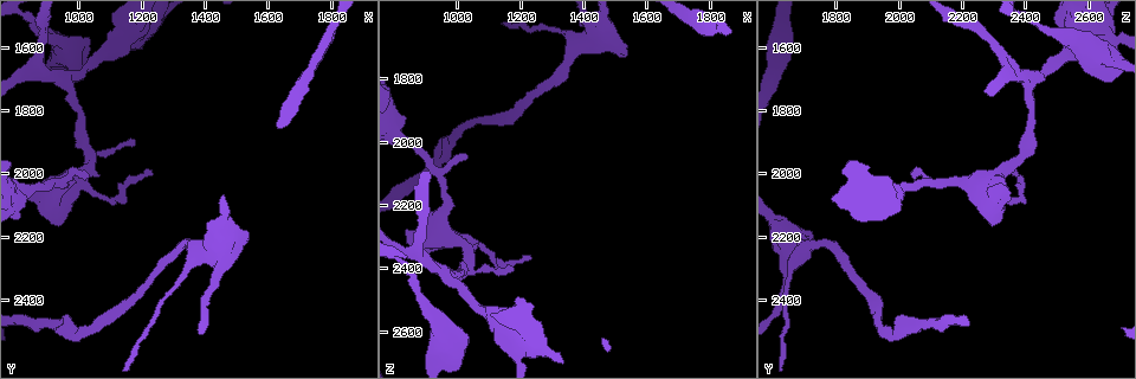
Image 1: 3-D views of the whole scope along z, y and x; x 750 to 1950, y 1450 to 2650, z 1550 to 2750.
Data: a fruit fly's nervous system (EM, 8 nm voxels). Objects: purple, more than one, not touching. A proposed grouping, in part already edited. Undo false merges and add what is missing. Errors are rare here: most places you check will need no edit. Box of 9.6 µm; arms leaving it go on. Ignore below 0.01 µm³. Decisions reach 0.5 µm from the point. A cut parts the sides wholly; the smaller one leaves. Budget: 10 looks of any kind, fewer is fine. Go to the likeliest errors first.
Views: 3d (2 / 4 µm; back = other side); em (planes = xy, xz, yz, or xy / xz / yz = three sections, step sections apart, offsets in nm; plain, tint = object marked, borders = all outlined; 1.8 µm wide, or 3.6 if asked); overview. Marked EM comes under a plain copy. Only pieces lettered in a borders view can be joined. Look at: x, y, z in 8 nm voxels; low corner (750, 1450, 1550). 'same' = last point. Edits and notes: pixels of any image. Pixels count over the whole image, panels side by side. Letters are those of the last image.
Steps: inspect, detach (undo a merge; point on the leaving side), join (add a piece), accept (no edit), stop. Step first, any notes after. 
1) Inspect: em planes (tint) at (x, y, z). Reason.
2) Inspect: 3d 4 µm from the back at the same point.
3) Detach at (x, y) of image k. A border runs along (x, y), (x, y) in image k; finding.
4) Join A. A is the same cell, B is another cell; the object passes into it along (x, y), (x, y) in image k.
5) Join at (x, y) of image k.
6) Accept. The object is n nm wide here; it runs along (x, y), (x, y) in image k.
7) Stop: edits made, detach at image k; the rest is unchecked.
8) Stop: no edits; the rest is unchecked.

Inspect: em planes (borders) at (1800, 1580, 1660). Branch stops here.

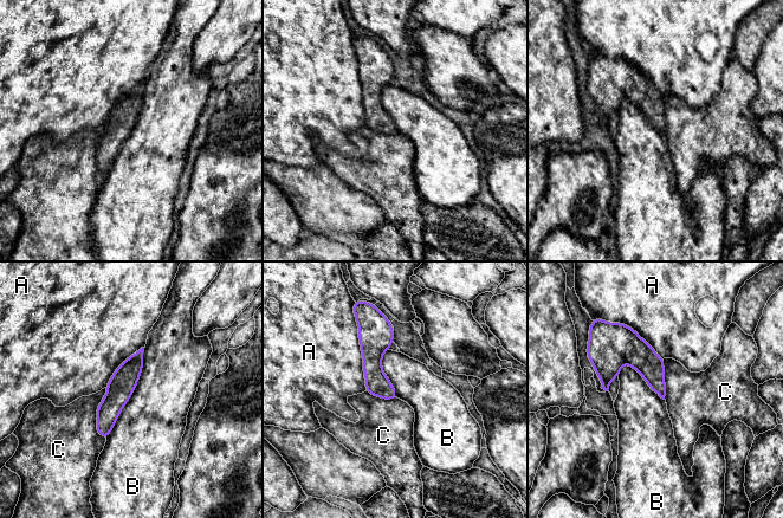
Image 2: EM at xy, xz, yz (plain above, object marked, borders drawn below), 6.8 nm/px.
Accept. The object is 160 nm wide here; the longest contact is with B, 650 nm; A, B and C are other cells; none of them fits.

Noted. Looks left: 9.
Inspect: 3d 2 µm at (930, 2020, 2100). Abrupt turn.

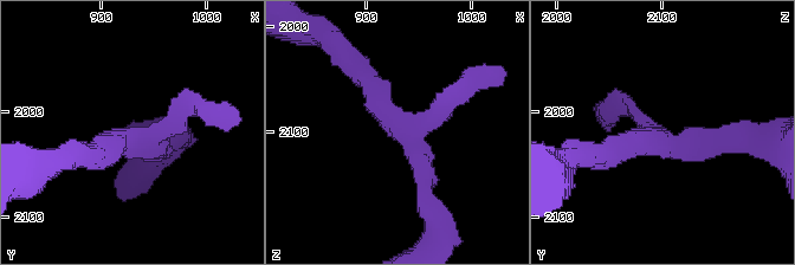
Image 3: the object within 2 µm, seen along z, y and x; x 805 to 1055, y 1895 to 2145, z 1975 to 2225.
Inspect: em yz step 4 (tint) at (930, 2030, 2098).

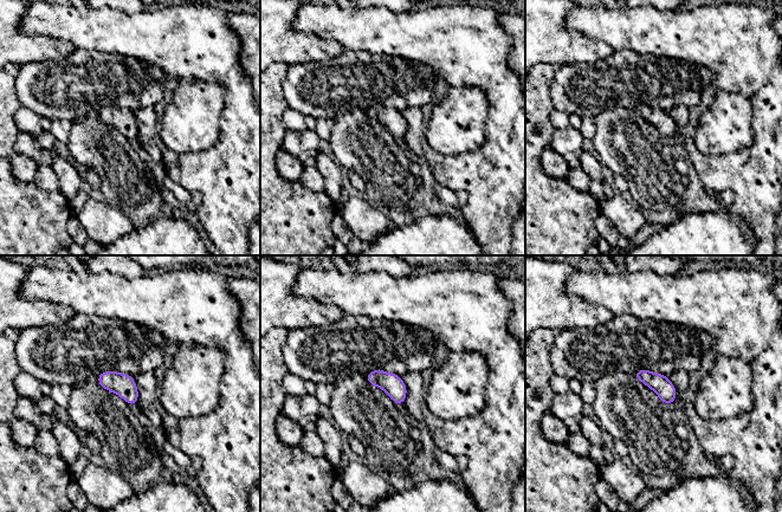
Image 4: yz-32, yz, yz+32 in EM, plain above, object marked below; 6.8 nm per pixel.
Inspect: em planes (borders) at the same point. Cut it another way.

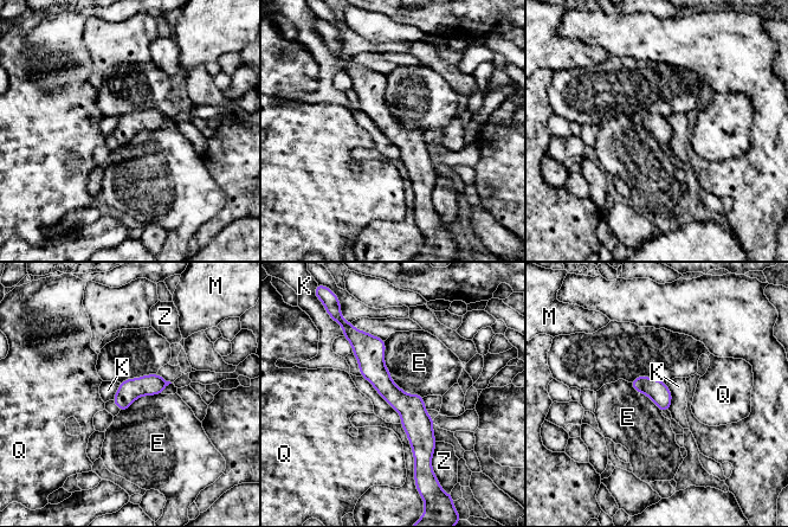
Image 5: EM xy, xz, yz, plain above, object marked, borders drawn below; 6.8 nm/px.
Accept. The object is 150 nm wide here; E, K, M, Q and Z are other cells; a border runs along (383, 341), (391, 378), (422, 397) in image 5; one neuron here.

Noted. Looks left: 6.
Inspect: em 3.6 µm planes (borders) at (990, 1710, 2670). Free end.

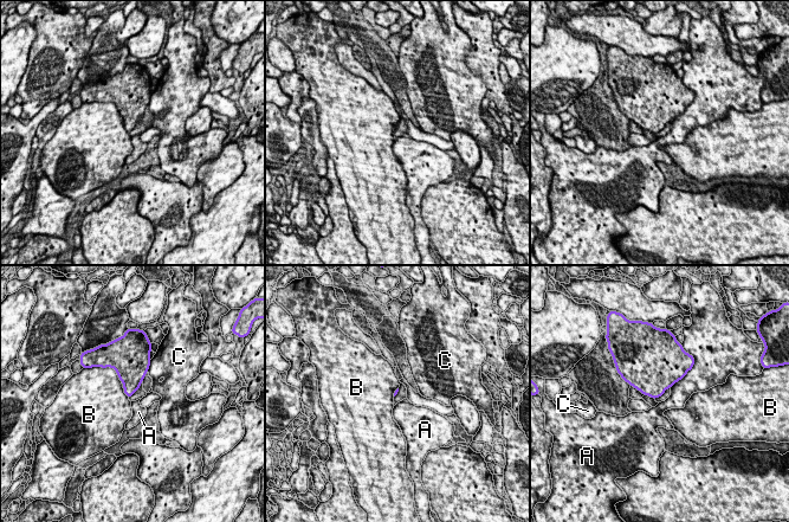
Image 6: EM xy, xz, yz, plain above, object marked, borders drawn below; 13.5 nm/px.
Accept. A, B and C are other cells; a border runs along (107, 366), (115, 371), (128, 398) in image 6; no lettered piece goes on from it.

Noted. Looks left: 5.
Inspect: 3d 4 µm at (1430, 2350, 1640). Thick turns thin.

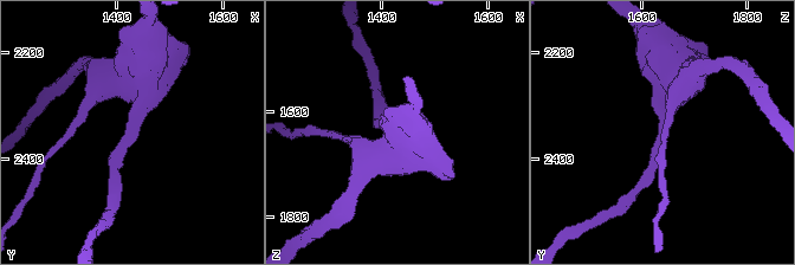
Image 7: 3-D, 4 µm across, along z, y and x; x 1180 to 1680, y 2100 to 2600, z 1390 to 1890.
Inspect: em 3.6 µm planes (borders) at (1435, 2340, 1645). The arms are 180, 600 nm wide.

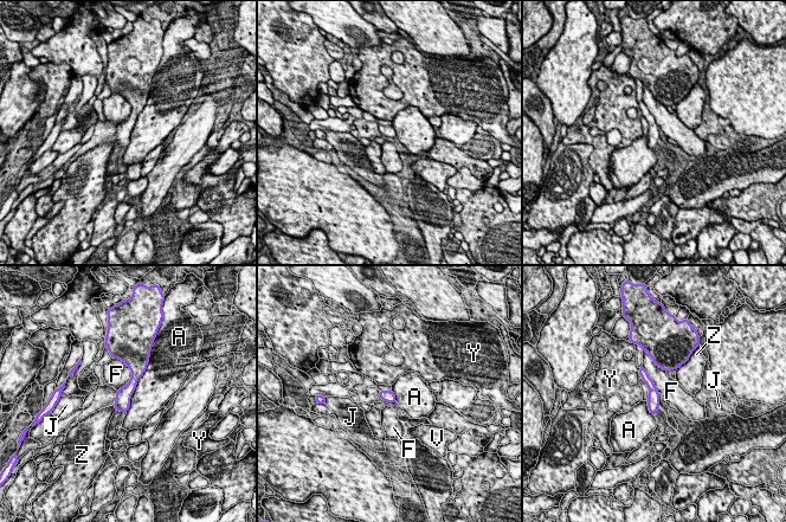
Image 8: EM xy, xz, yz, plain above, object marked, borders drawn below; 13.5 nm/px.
Accept. A, F, J, V, Y and Z are other cells; a border runs along (148, 365), (137, 381), (126, 412) in image 8; continuous, no second neuron.

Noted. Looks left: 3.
Stop: no edits; the rest is unchecked.

